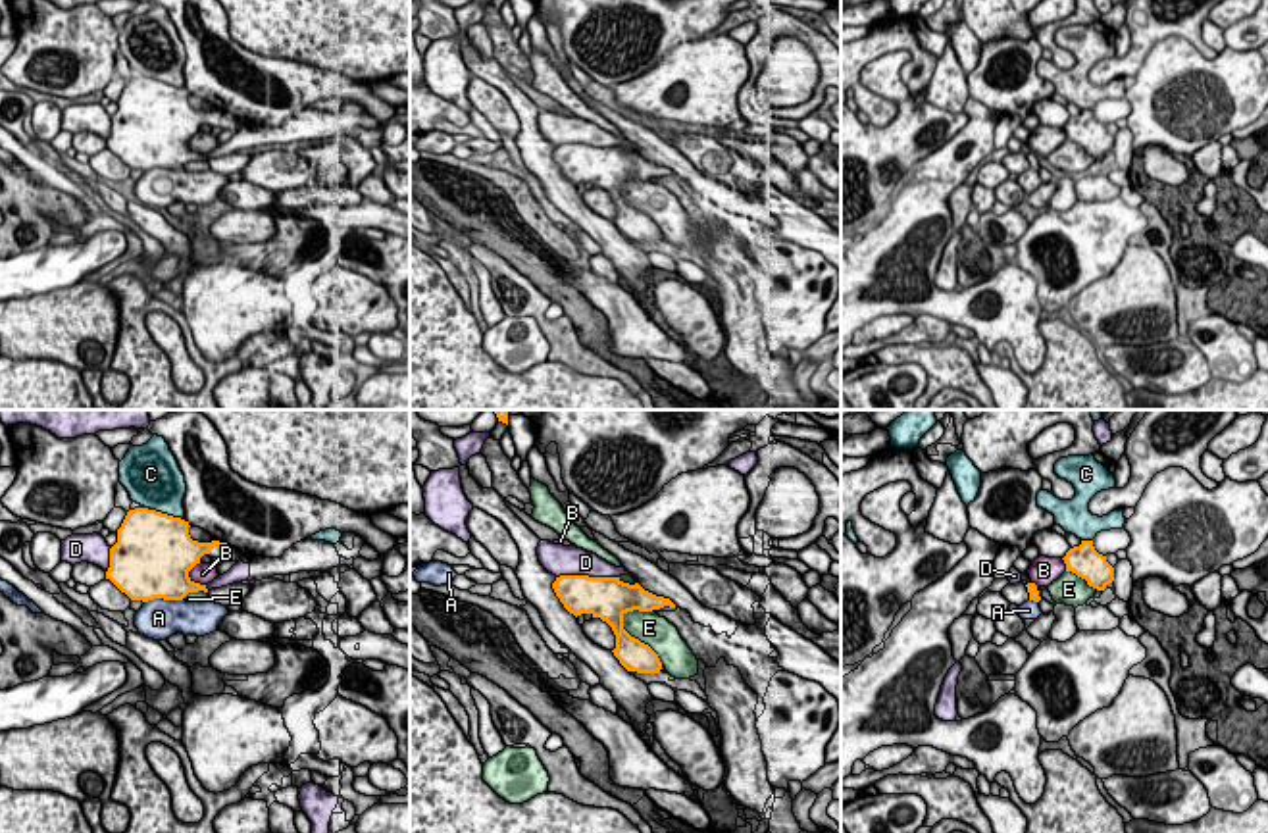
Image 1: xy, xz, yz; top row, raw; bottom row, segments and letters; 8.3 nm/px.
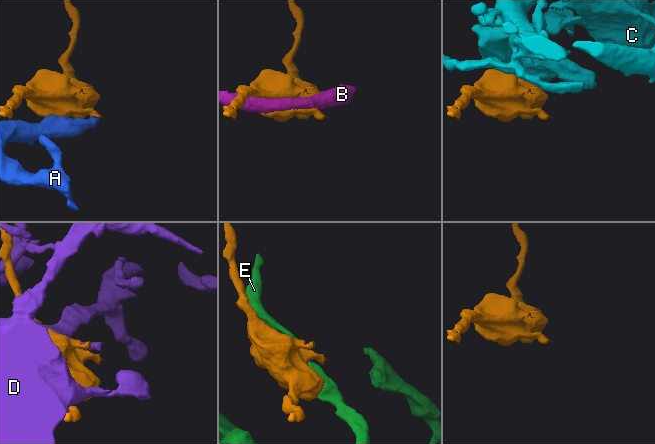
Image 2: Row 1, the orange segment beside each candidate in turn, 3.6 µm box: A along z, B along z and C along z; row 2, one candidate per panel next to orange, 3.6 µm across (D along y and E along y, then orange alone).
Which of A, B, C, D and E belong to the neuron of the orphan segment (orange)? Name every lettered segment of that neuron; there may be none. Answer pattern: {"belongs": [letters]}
{"belongs": ["A"]}

